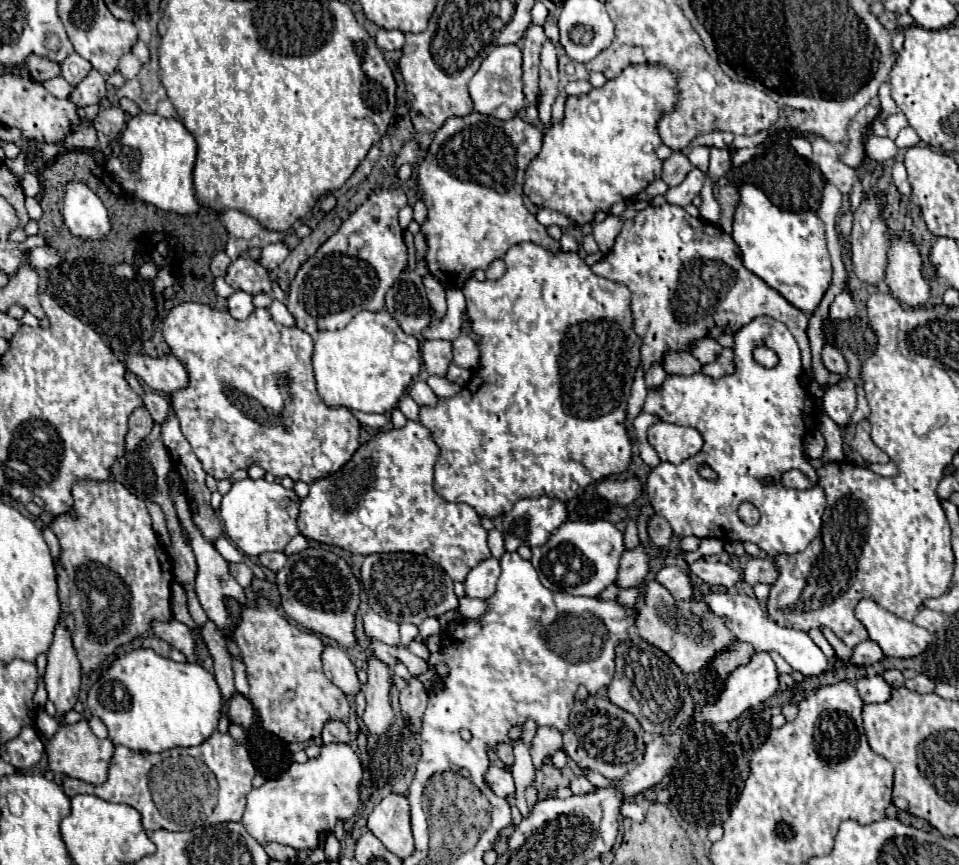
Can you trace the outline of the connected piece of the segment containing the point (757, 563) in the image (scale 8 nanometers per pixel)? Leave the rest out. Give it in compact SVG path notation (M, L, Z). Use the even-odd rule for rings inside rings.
M752 558L748 560L744 568L744 582L754 586L758 582L762 584L774 584L776 582L776 566L772 564L772 558Z

